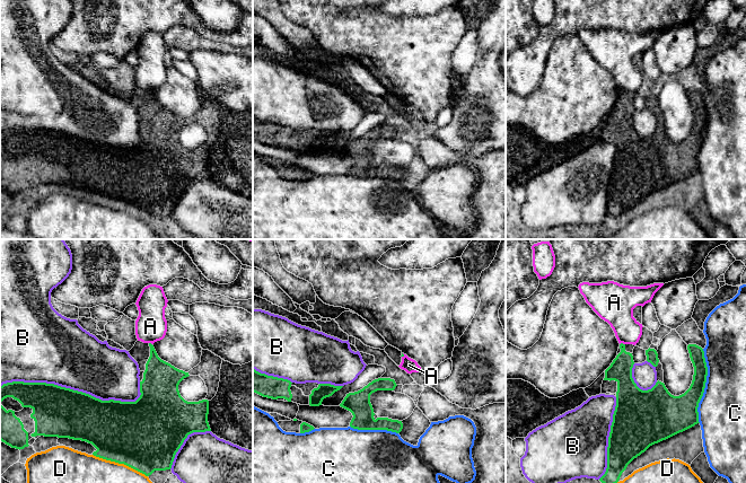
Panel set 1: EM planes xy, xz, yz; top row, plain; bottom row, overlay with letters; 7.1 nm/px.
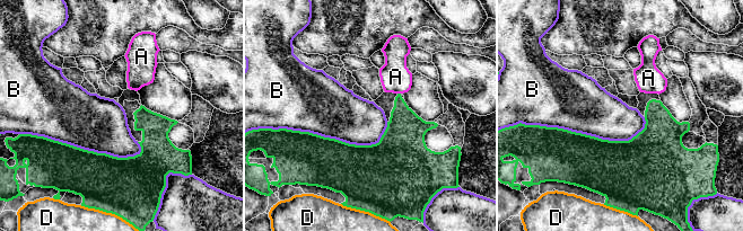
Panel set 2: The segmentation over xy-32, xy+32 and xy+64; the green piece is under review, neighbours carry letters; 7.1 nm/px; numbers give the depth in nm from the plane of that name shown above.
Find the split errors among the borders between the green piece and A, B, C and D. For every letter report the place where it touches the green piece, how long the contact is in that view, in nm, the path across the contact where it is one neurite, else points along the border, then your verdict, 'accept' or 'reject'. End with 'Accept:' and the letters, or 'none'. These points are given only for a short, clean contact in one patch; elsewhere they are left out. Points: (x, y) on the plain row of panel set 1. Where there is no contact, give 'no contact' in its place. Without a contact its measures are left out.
A: yz (622, 90) | 40 nm | along yz (624, 90), (620, 91) | reject
B: xy (71, 137) | 1000 nm | reject
C: yz (704, 133) | 550 nm | reject
D: xy (120, 210) | 420 nm | reject
Accept: none

